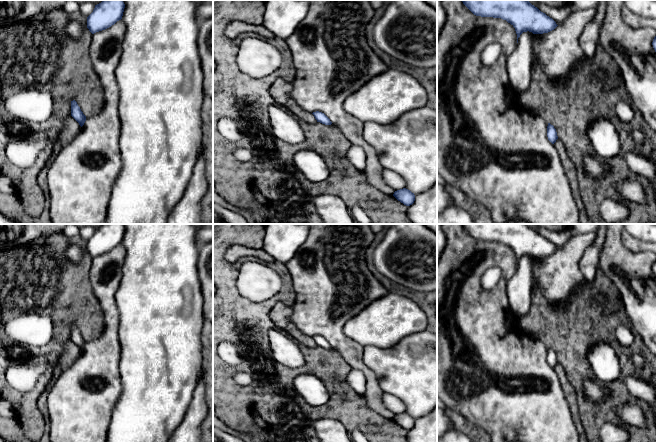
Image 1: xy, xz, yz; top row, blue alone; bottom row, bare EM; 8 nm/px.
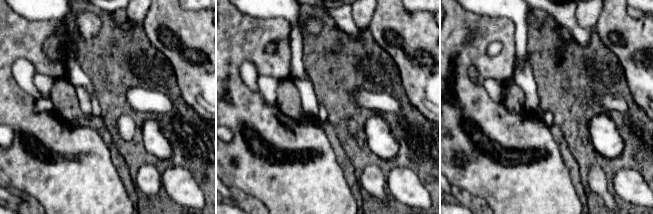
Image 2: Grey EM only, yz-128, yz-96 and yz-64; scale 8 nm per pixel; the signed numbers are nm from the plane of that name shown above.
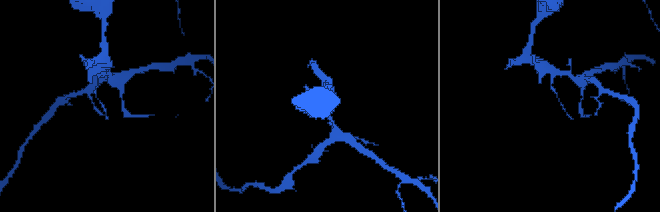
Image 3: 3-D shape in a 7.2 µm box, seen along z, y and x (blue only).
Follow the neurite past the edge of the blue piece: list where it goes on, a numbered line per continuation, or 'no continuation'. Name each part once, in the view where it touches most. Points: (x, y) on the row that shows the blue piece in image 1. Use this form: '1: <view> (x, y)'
no continuation

